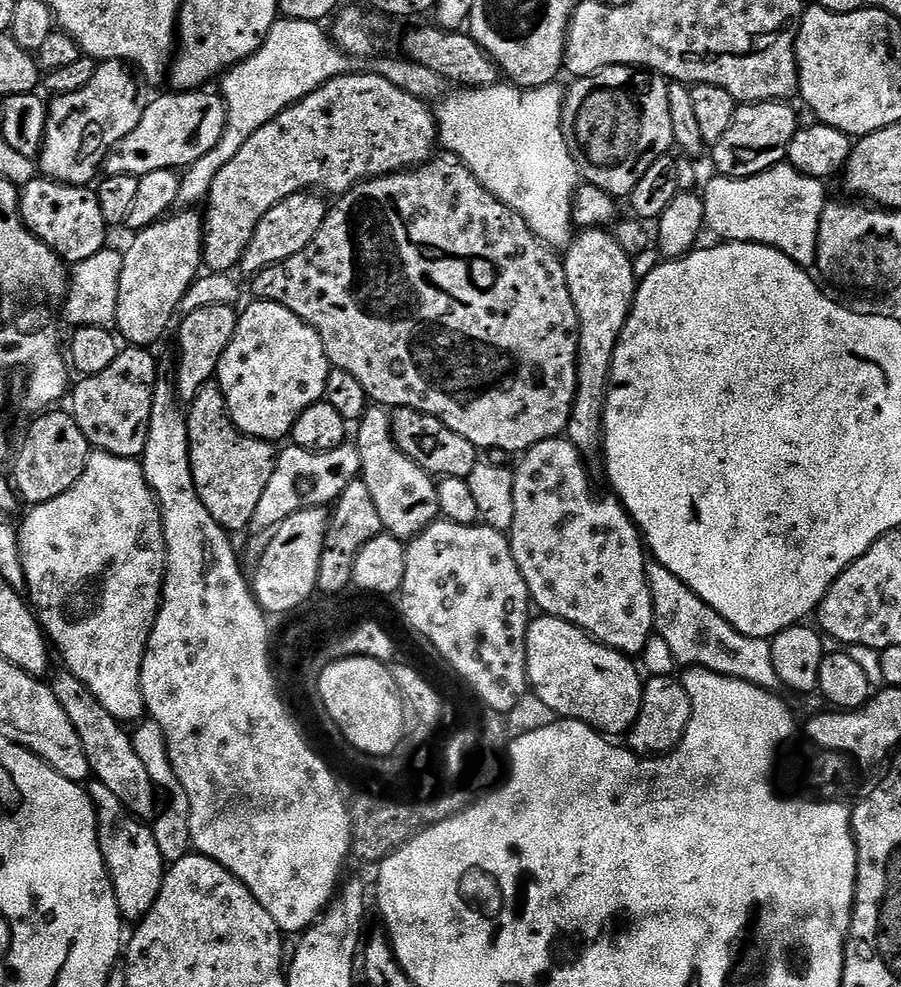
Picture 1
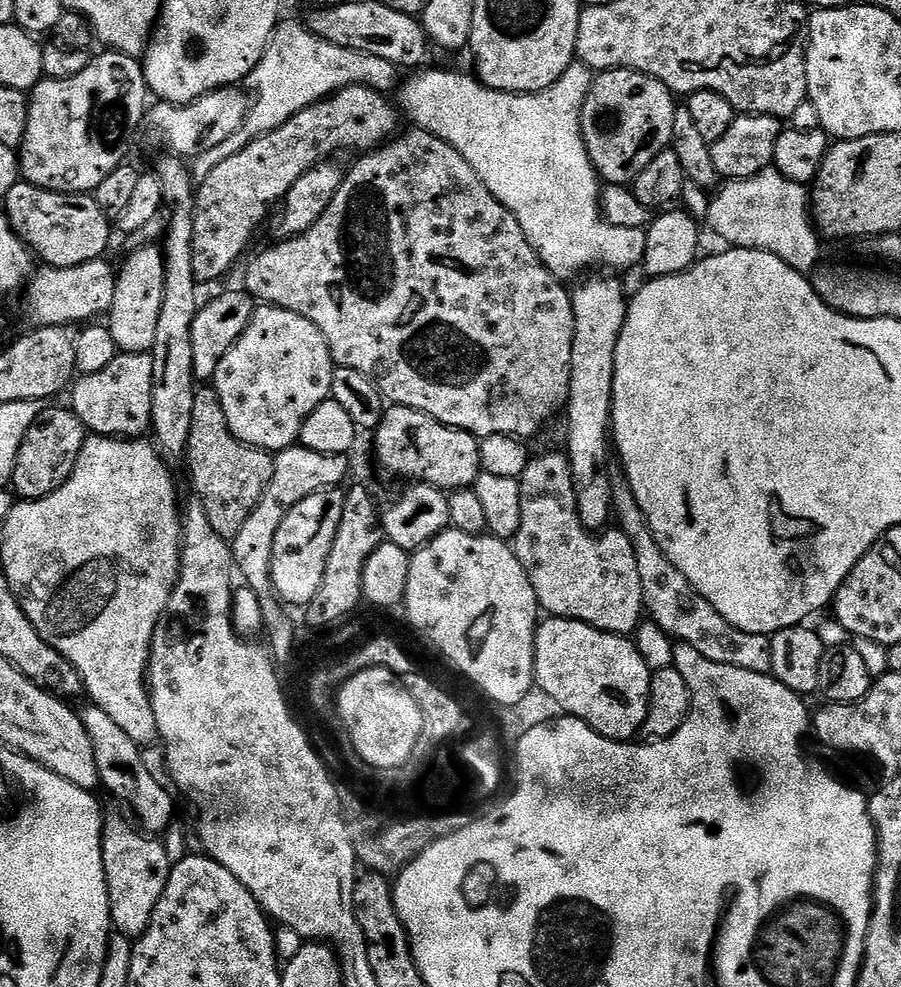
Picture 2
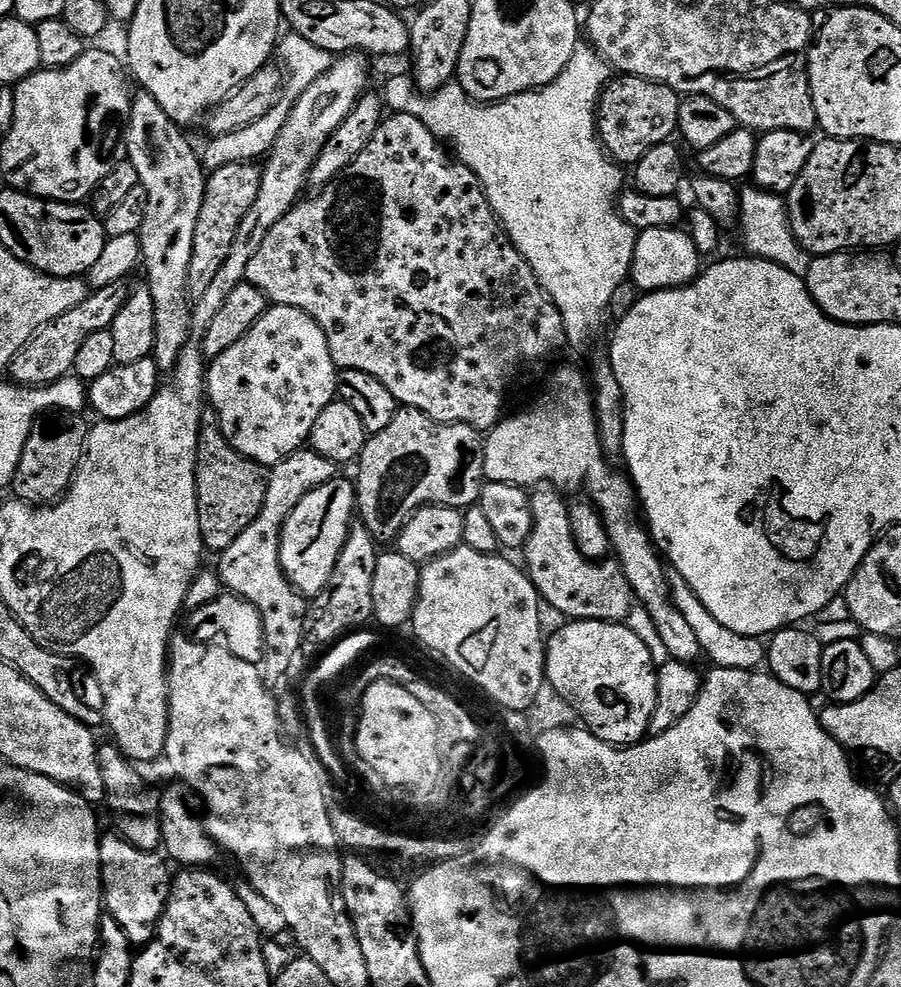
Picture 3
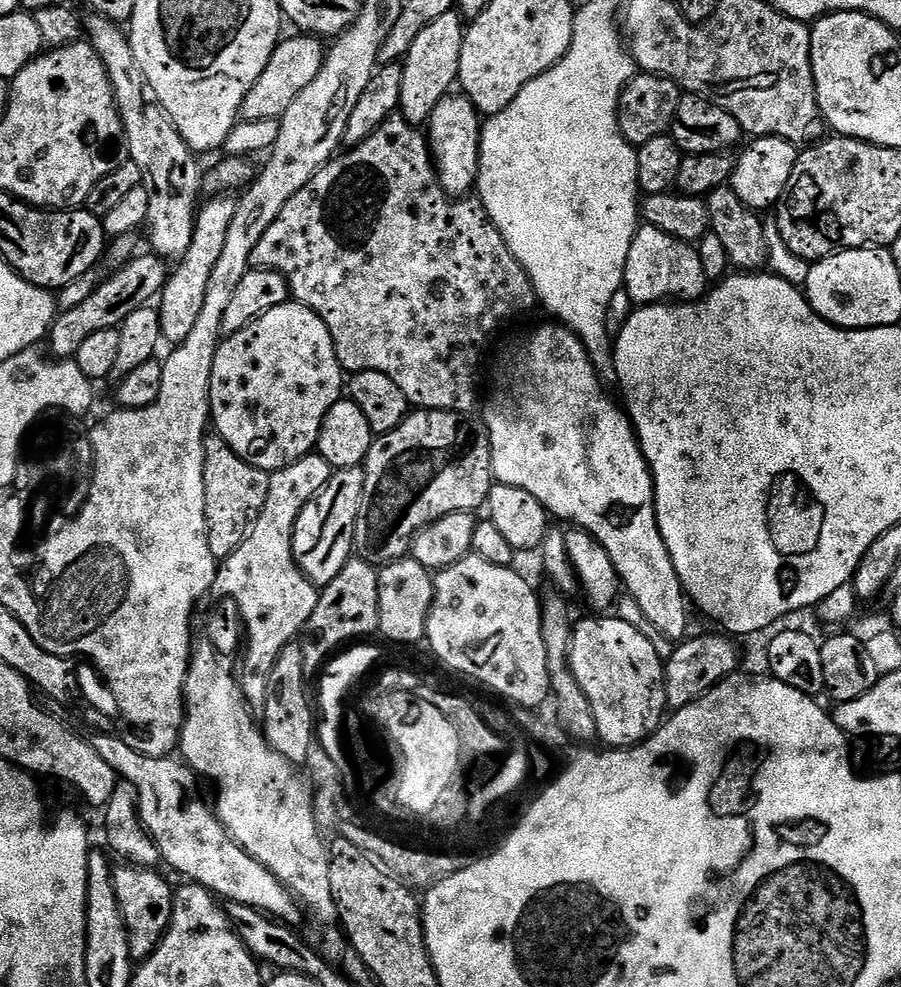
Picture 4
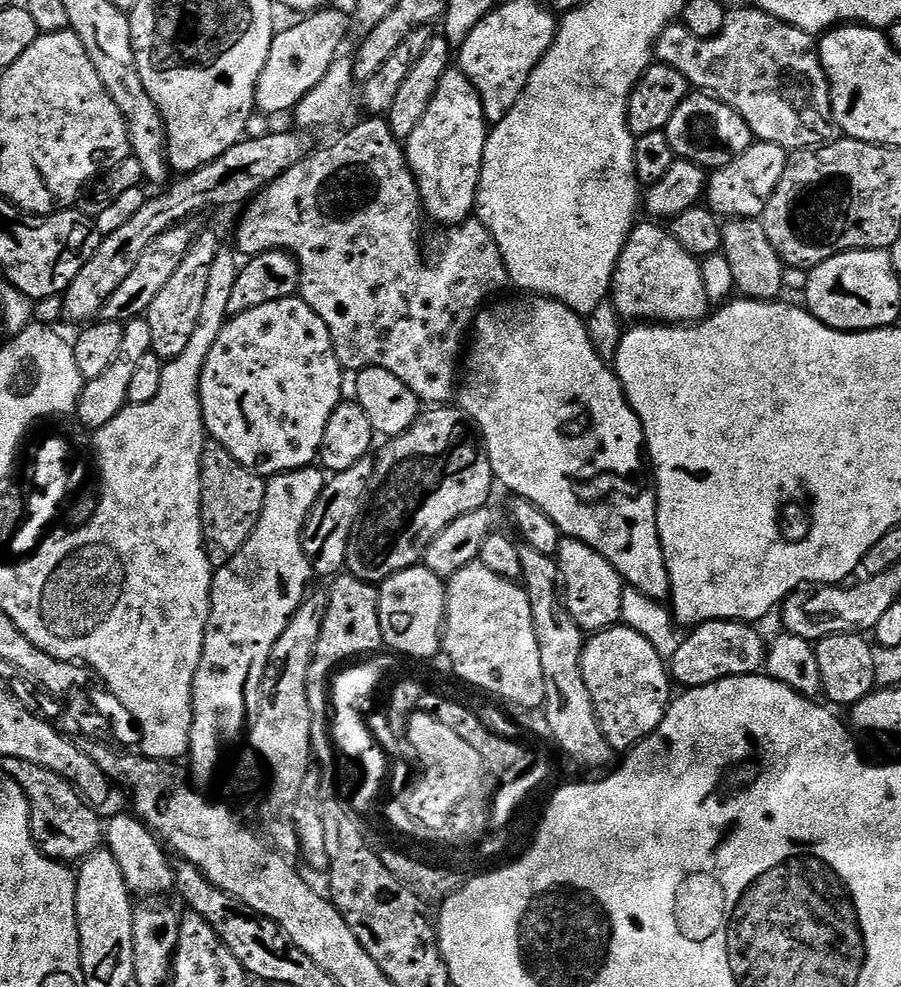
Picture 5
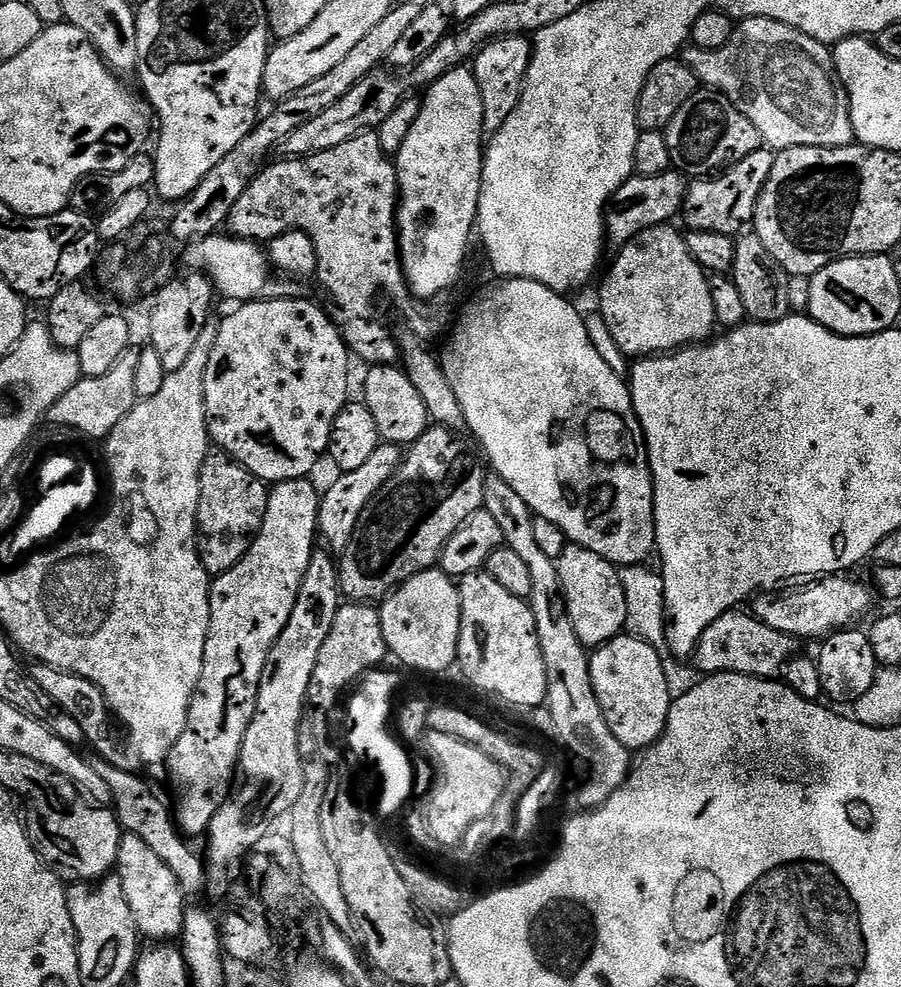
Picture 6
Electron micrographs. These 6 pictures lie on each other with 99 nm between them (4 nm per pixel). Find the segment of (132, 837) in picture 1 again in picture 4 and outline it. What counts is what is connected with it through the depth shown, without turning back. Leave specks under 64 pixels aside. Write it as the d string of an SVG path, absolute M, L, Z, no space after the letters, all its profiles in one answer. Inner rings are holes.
M123 866L124 868L117 867L112 874L112 881L114 882L114 894L118 898L118 906L122 910L122 918L124 919L124 925L128 931L128 945L130 946L130 954L132 955L133 961L143 962L147 956L150 955L152 951L159 946L162 942L162 938L166 934L166 930L170 926L170 918L172 917L172 897L174 895L173 885L168 885L162 877L159 876L159 871L153 870L151 868L141 868L139 866Z

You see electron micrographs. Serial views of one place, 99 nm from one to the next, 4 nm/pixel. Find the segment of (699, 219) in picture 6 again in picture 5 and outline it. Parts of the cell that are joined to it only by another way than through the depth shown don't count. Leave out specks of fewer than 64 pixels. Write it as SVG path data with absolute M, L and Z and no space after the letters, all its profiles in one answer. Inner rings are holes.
M765 140L754 142L742 155L734 158L734 162L715 169L709 175L706 193L707 207L721 218L741 216L755 220L763 217L774 190L778 190L778 182L782 182L782 174L786 174L789 159L789 149Z

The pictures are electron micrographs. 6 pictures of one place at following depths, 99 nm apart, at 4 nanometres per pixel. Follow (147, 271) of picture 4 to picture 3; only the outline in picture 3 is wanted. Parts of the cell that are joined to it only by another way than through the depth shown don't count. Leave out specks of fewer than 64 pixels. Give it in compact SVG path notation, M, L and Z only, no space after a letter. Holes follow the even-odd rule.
M119 280L114 282L114 286L102 286L89 291L88 297L79 306L74 306L74 310L66 310L62 318L46 325L13 358L10 369L11 379L25 386L47 386L69 375L74 366L74 358L78 358L78 349L81 348L82 342L86 342L90 334L107 332L111 329L114 318L118 318L122 306L126 306L132 290L133 285L128 280Z

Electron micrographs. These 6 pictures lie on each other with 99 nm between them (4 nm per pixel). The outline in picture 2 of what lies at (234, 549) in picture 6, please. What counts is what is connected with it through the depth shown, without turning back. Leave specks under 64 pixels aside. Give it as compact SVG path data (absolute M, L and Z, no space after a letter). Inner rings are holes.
M197 387L194 394L194 414L190 414L190 438L186 465L192 471L195 499L202 502L210 526L218 530L223 540L231 542L242 530L246 518L254 514L258 502L266 494L266 486L274 478L273 453L263 452L242 443L230 430L222 402L218 402L215 387Z

